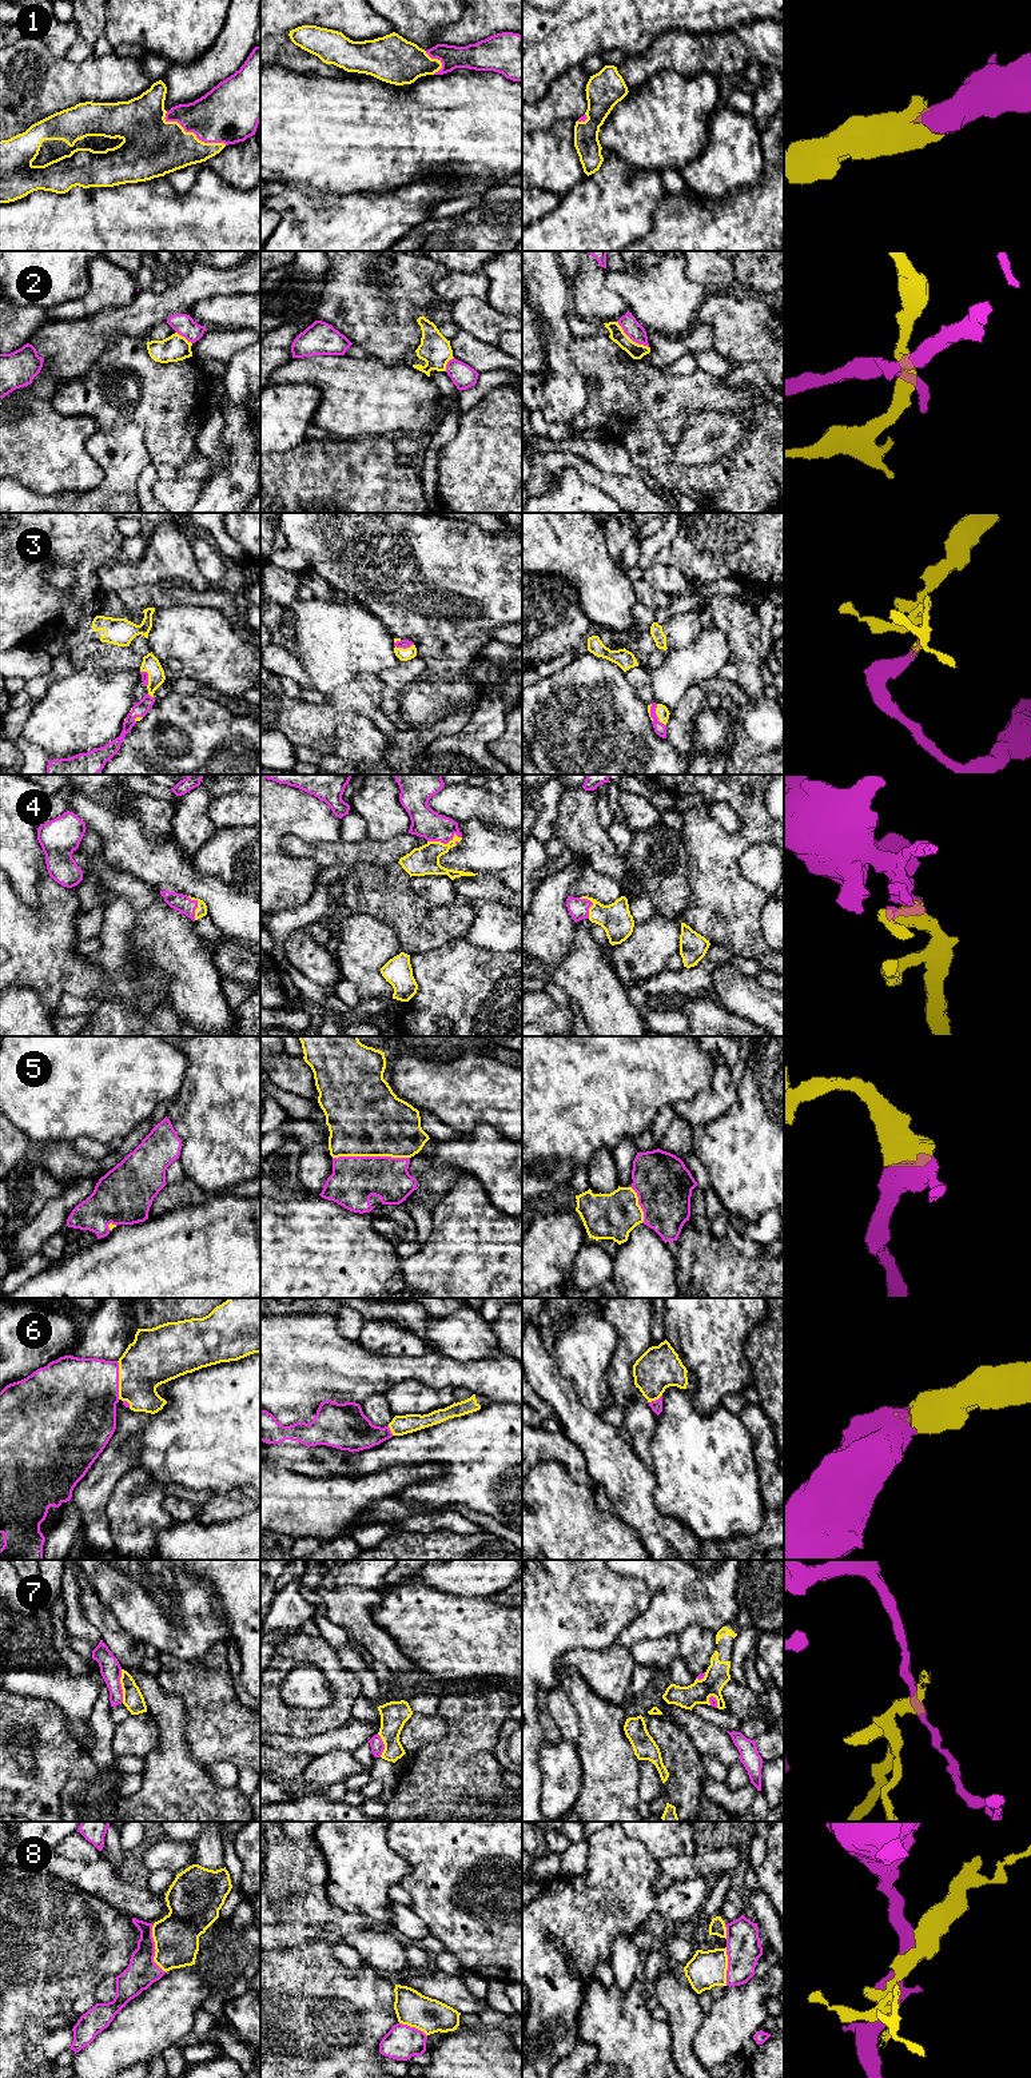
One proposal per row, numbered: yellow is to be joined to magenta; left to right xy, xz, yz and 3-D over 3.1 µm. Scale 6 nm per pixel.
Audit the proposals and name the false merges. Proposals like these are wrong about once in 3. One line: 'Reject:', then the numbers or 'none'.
Reject: 2, 7, 8

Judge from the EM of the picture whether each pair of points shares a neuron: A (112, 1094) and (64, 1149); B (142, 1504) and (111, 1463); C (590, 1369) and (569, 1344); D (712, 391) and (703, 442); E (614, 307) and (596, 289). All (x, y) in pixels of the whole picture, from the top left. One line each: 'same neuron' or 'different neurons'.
A: different neurons
B: different neurons
C: same neuron
D: different neurons
E: same neuron

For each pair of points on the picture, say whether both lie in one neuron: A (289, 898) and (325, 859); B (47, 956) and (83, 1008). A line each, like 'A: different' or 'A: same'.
A: different
B: different

